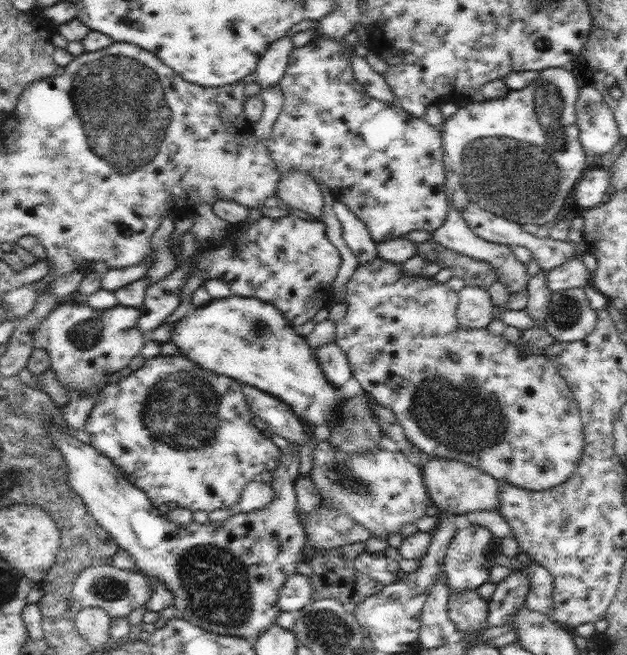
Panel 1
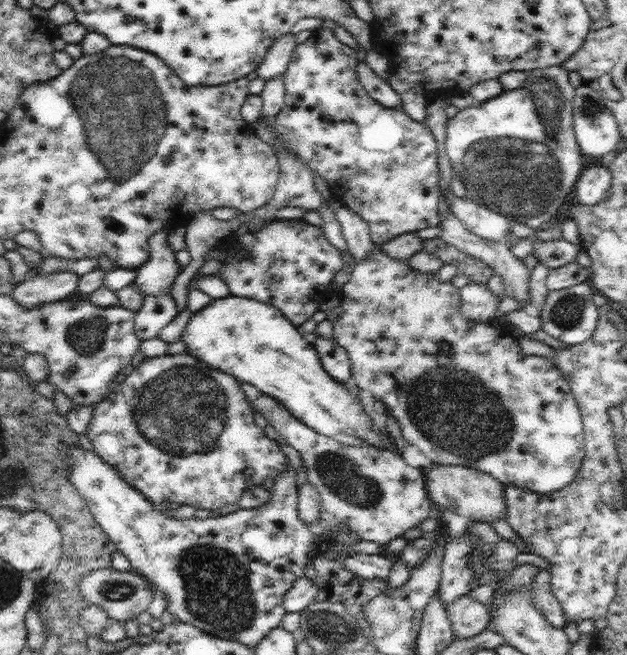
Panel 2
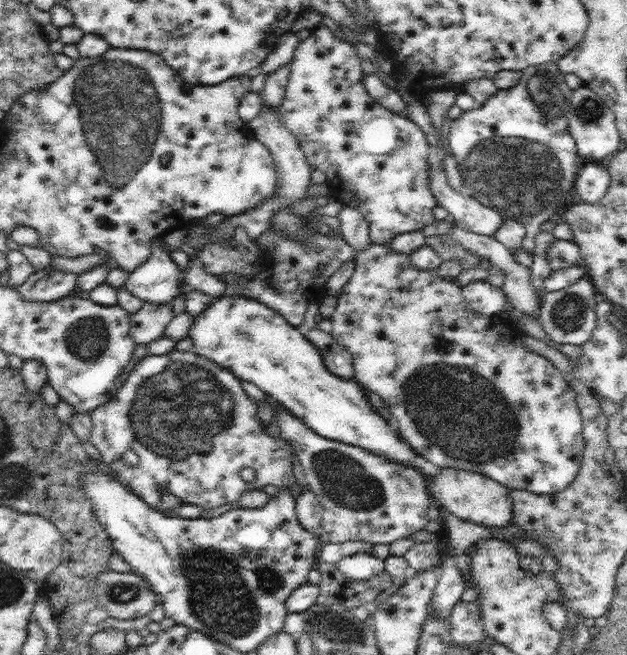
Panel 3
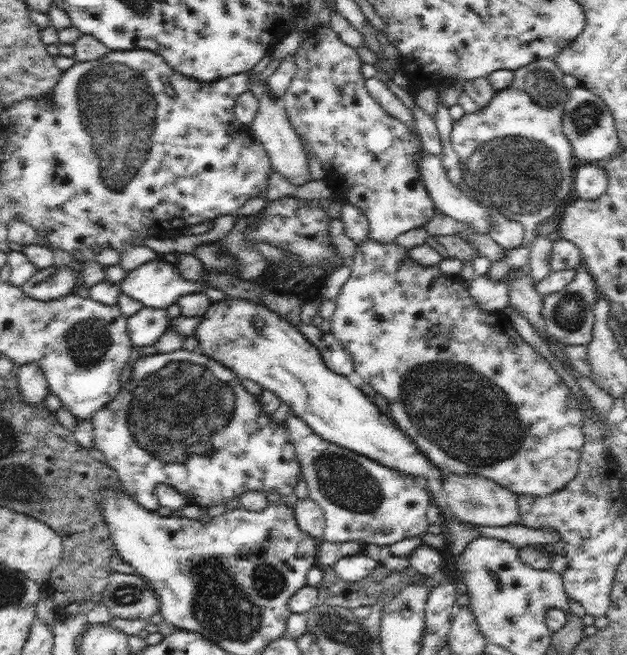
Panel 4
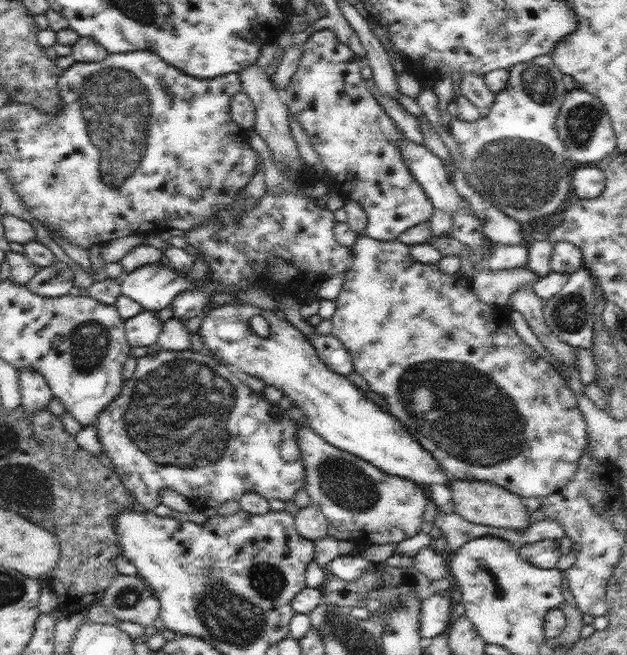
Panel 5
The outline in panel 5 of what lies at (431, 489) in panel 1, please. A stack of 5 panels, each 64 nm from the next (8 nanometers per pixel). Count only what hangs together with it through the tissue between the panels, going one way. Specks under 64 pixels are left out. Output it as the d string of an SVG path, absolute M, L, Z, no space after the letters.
M449 478L447 488L451 492L453 514L459 514L467 522L483 524L483 526L495 526L495 528L511 528L511 530L527 530L531 524L527 506L521 502L521 496L517 496L517 494L497 486L497 484L489 484L485 480Z

